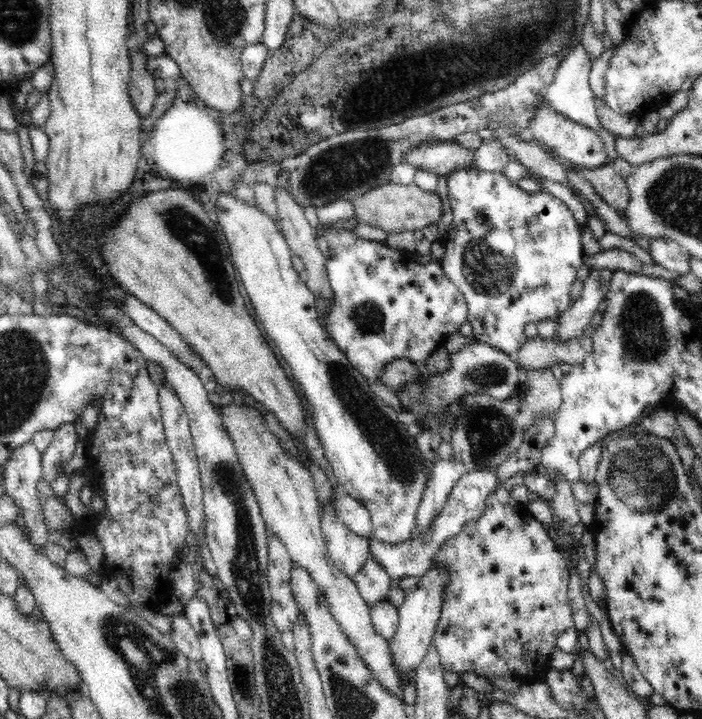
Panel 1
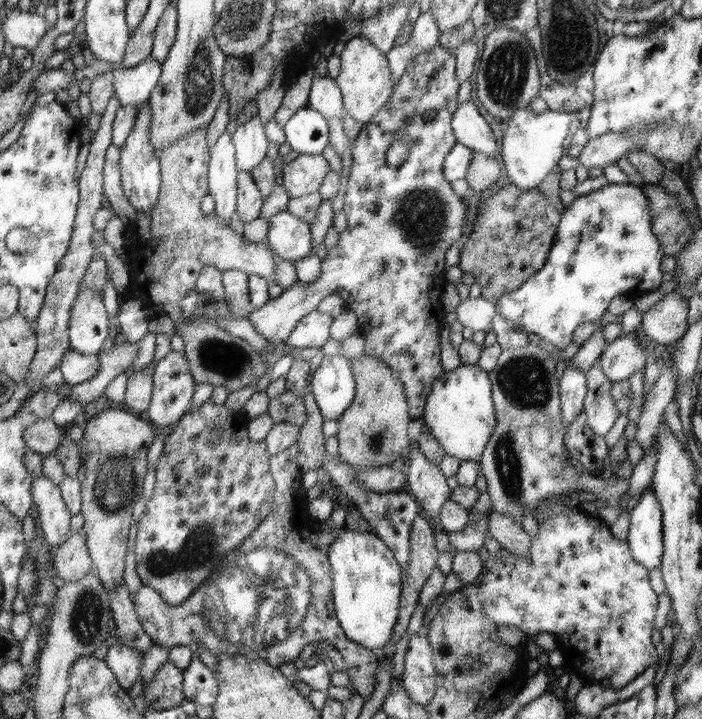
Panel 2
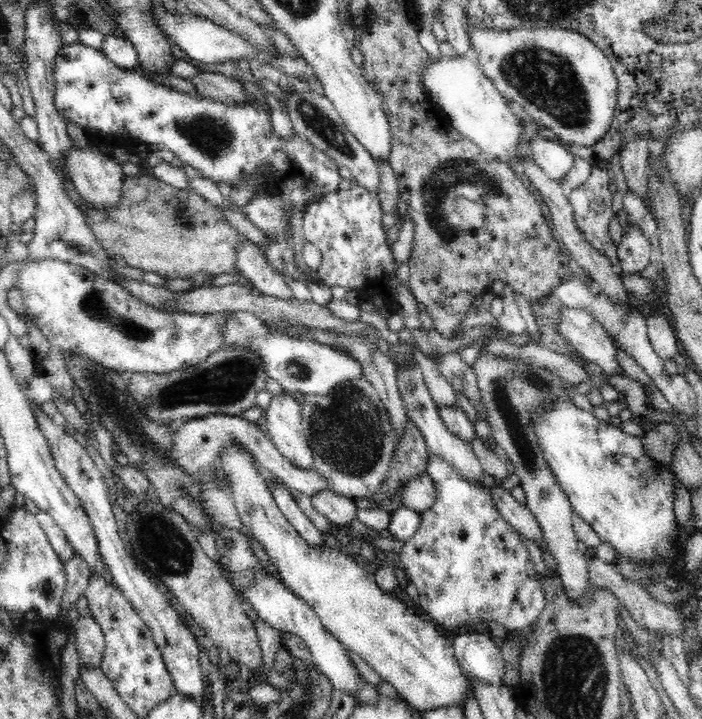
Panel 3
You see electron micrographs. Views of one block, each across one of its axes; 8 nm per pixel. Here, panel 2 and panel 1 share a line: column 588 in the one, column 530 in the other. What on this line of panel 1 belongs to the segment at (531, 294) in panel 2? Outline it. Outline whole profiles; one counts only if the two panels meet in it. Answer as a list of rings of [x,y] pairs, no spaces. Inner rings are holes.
[[[472,166],[468,169],[458,169],[449,173],[447,179],[448,197],[451,209],[453,210],[453,221],[451,234],[444,240],[445,252],[442,258],[439,260],[443,272],[447,275],[447,278],[453,282],[453,284],[459,289],[459,293],[464,296],[467,303],[467,310],[469,312],[469,322],[473,327],[473,336],[476,336],[480,343],[492,346],[495,350],[500,350],[502,353],[510,355],[516,360],[517,354],[522,350],[522,346],[529,340],[530,331],[527,325],[536,324],[538,320],[542,318],[550,318],[550,316],[558,316],[562,314],[566,308],[572,306],[572,285],[576,280],[577,272],[584,262],[585,253],[582,247],[582,229],[580,225],[574,219],[570,208],[562,202],[562,200],[554,197],[548,191],[536,191],[535,193],[528,193],[522,191],[518,187],[518,183],[514,180],[506,177],[504,173],[499,172],[486,172],[476,169]]]

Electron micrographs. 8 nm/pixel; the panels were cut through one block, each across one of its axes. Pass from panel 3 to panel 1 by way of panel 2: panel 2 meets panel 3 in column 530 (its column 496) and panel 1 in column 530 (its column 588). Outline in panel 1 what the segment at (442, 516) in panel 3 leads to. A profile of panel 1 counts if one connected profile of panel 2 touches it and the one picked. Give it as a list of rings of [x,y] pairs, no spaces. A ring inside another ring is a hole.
[[[498,487],[494,492],[491,492],[487,498],[486,508],[483,510],[482,516],[472,522],[466,522],[462,526],[462,530],[450,538],[439,552],[434,556],[434,567],[446,567],[447,580],[446,586],[442,590],[442,610],[436,624],[436,630],[433,636],[433,644],[437,648],[440,655],[441,665],[446,671],[451,672],[474,672],[480,676],[491,678],[492,676],[512,676],[522,683],[535,682],[539,680],[544,673],[549,669],[549,657],[556,647],[556,638],[569,628],[572,628],[572,611],[568,604],[568,581],[571,572],[569,552],[560,548],[560,542],[555,542],[548,536],[546,527],[542,526],[540,522],[534,520],[528,512],[527,505],[519,504],[510,495],[510,491],[504,487]]]

